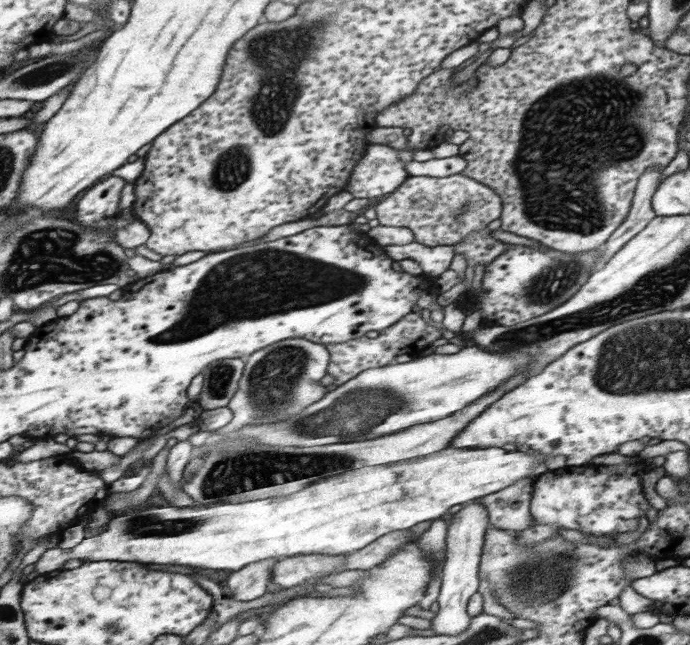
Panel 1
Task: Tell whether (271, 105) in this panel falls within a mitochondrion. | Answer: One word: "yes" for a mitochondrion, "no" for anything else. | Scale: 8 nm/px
yes

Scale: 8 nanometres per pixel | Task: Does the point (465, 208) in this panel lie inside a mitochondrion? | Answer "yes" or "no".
yes

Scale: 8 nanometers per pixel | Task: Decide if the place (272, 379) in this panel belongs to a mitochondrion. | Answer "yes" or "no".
yes

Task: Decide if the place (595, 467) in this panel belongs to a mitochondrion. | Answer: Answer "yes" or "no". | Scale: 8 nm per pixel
no

